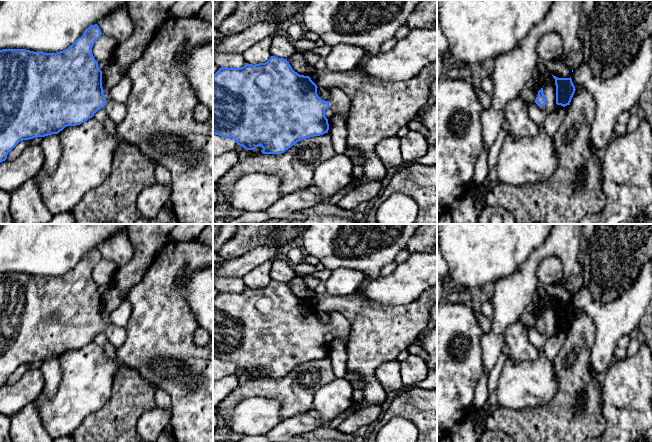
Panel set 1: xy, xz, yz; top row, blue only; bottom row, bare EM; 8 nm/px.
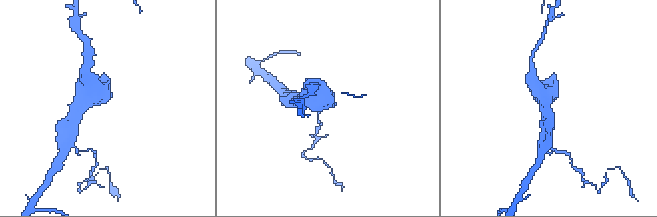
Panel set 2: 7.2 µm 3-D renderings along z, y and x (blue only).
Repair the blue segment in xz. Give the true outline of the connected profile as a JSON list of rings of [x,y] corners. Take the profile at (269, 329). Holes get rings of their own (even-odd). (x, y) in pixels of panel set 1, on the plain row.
[[[271,280],[265,287],[255,289],[245,287],[241,292],[219,292],[219,294],[213,299],[213,358],[225,362],[232,362],[236,365],[237,369],[244,371],[246,374],[254,374],[256,371],[260,370],[263,372],[263,378],[282,378],[301,364],[328,357],[329,348],[328,343],[325,340],[325,335],[328,332],[331,333],[334,338],[342,338],[348,341],[351,325],[341,313],[330,314],[330,323],[325,325],[318,320],[317,312],[317,309],[309,300],[300,299],[295,296],[287,283],[277,282],[275,280]]]

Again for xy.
[[[97,248],[88,251],[83,259],[79,261],[67,273],[57,277],[34,276],[26,273],[2,273],[0,274],[0,387],[7,383],[8,377],[23,364],[29,364],[37,361],[45,361],[52,358],[58,358],[67,350],[76,350],[92,342],[94,338],[104,332],[108,341],[115,347],[119,348],[127,337],[125,327],[118,327],[112,323],[107,323],[103,318],[102,295],[98,291],[98,286],[92,278],[94,267],[101,261],[102,256]]]

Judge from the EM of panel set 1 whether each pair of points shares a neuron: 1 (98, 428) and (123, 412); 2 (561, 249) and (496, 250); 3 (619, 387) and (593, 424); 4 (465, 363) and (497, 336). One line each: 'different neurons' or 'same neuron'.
1: same neuron
2: different neurons
3: different neurons
4: different neurons

